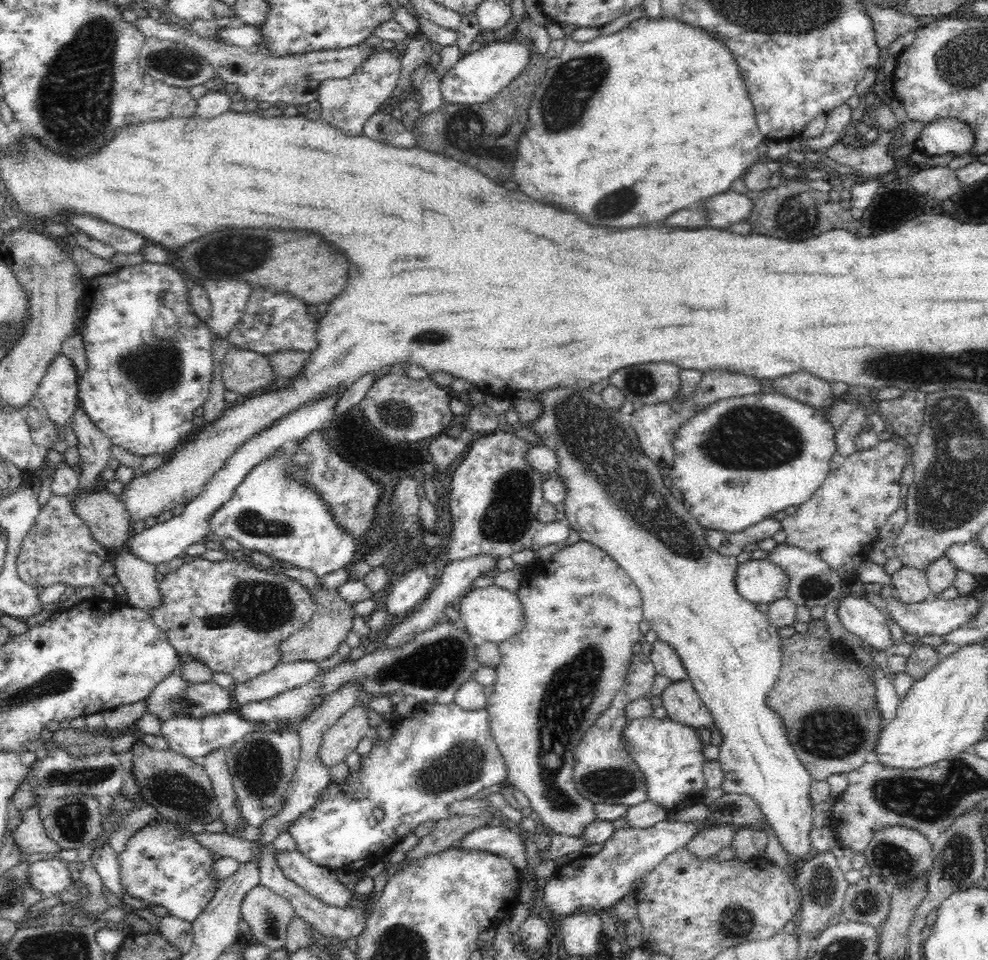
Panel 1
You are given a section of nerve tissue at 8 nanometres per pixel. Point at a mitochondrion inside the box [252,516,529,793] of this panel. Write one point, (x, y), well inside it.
(436, 665)

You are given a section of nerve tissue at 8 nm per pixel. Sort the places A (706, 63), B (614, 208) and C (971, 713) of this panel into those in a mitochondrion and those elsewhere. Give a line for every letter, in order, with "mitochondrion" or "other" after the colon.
A: other
B: mitochondrion
C: other

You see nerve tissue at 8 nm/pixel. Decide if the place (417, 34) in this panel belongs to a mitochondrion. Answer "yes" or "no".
no

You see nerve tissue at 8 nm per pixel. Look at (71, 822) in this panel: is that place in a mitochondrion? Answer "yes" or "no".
yes

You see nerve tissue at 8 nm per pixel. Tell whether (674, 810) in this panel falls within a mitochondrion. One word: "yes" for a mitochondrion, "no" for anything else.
no

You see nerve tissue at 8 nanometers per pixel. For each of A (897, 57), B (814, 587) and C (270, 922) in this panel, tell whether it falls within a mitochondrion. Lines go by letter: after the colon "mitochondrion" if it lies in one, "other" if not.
A: other
B: mitochondrion
C: mitochondrion

